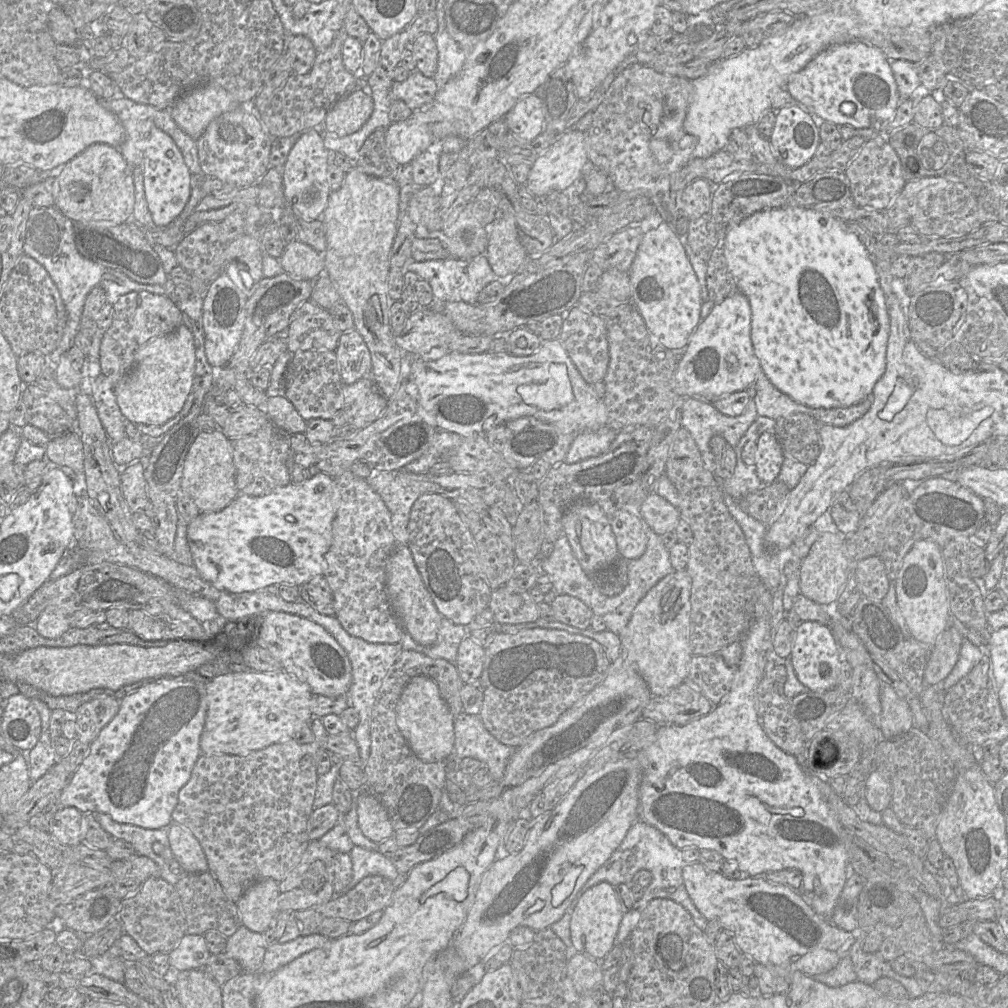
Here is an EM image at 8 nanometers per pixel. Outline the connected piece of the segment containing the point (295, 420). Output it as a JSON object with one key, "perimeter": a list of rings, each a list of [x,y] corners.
{"perimeter":[[[283,394],[269,397],[264,407],[269,419],[278,428],[288,434],[305,432],[307,421],[300,416],[294,405]]]}

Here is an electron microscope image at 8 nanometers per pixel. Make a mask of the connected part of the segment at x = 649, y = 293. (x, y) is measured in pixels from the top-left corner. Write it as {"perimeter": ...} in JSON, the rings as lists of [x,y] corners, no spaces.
{"perimeter":[[[666,222],[645,233],[630,272],[631,303],[643,318],[648,331],[663,346],[683,352],[700,323],[702,305],[697,276],[685,248]]]}

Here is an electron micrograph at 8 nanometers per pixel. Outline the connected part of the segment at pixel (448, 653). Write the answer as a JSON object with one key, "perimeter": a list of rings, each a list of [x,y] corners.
{"perimeter":[[[442,617],[437,639],[432,645],[425,646],[417,643],[403,627],[400,643],[404,650],[417,651],[431,658],[443,658],[455,664],[458,647],[468,634],[467,626],[455,624],[451,620]]]}

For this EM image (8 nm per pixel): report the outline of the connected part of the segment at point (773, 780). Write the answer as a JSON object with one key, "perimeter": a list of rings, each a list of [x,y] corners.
{"perimeter":[[[762,587],[758,594],[751,623],[741,638],[742,655],[735,667],[735,676],[731,688],[725,698],[713,710],[698,719],[683,725],[659,726],[654,741],[644,748],[639,755],[642,767],[642,778],[639,786],[638,818],[657,828],[677,848],[709,849],[718,852],[726,861],[734,861],[746,876],[760,877],[769,872],[780,870],[797,870],[802,874],[801,896],[813,910],[825,919],[830,919],[836,902],[846,882],[846,866],[849,862],[845,849],[845,829],[837,820],[821,796],[810,775],[799,764],[798,758],[777,747],[766,735],[760,724],[756,709],[756,688],[764,677],[768,651],[772,649],[773,630],[771,627],[771,595],[772,591]]]}

